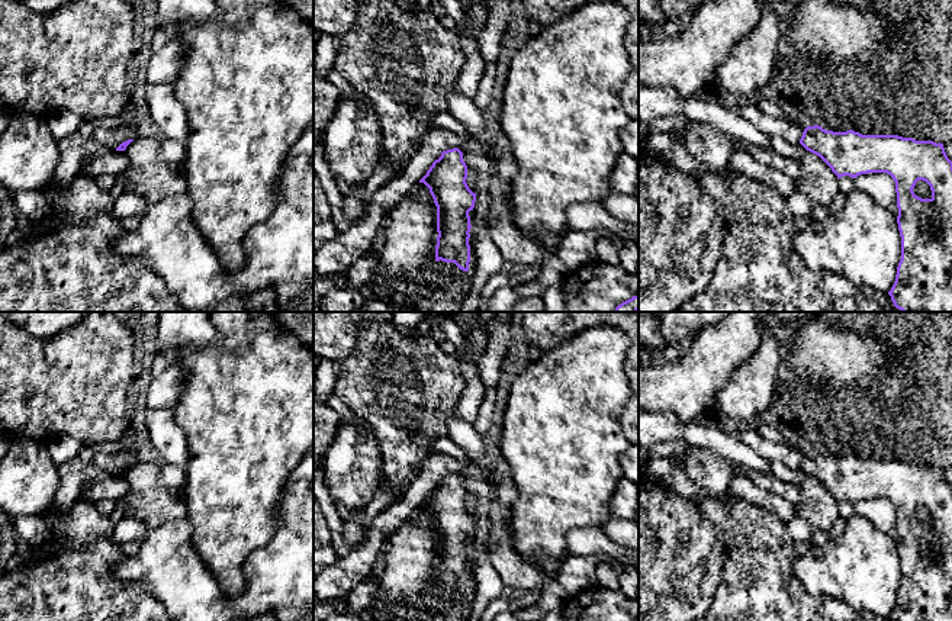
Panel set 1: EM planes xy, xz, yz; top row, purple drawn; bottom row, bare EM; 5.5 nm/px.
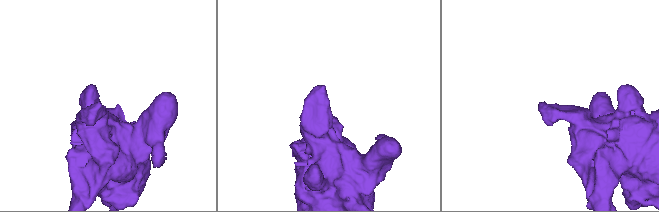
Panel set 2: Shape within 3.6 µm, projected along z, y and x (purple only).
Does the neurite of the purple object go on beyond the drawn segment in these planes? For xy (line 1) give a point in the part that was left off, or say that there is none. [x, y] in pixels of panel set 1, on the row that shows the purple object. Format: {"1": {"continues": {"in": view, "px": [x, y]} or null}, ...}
{"1": {"continues": null}}

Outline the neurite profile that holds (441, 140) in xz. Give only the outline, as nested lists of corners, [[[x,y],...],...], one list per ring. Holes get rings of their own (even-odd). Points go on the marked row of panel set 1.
[[[432,128],[424,138],[424,147],[415,152],[403,170],[373,194],[367,216],[353,222],[345,232],[335,235],[332,241],[313,248],[313,274],[345,273],[369,252],[389,210],[419,183],[443,151],[460,148],[466,136],[467,131],[459,135],[443,128]]]

